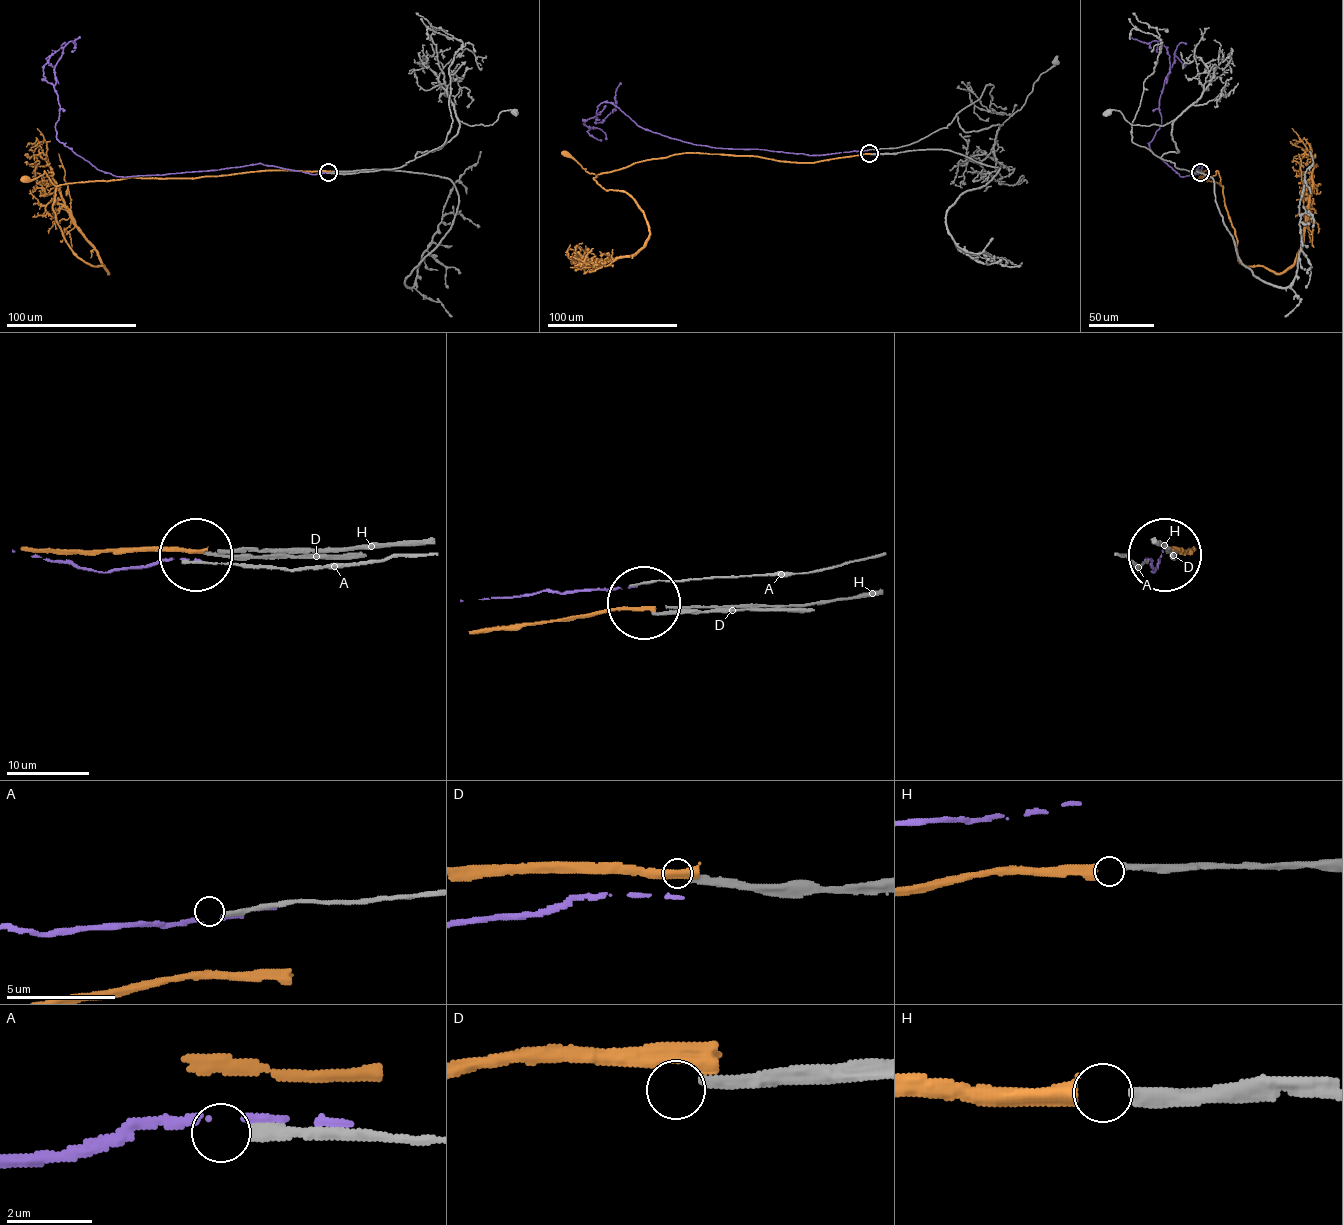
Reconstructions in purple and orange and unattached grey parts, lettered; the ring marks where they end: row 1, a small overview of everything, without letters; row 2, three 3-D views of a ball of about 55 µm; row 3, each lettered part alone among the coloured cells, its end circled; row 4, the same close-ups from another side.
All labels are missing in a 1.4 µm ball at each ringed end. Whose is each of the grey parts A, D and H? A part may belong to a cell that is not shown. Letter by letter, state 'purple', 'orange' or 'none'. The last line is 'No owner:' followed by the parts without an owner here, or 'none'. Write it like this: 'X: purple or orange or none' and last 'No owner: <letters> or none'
A: none
D: none
H: orange
No owner: A, D

